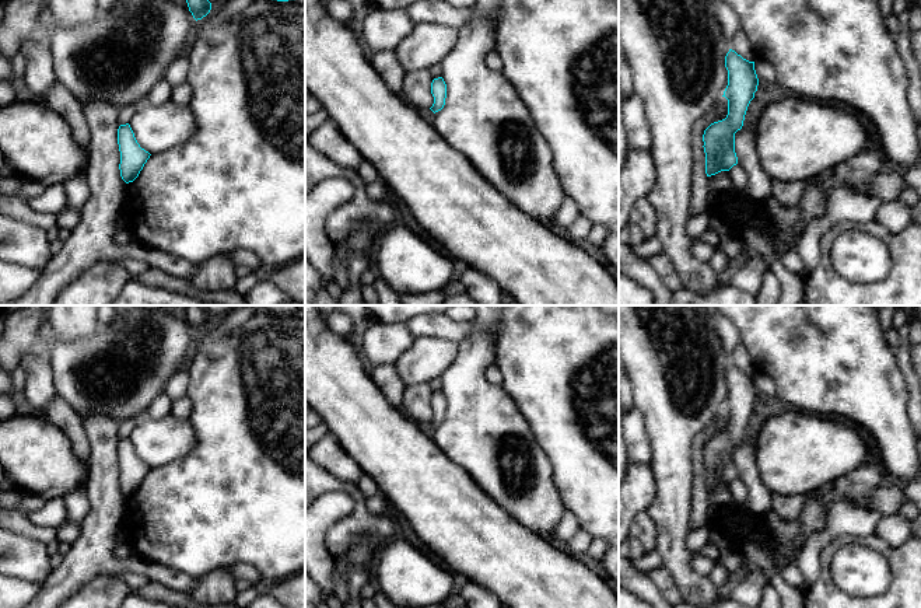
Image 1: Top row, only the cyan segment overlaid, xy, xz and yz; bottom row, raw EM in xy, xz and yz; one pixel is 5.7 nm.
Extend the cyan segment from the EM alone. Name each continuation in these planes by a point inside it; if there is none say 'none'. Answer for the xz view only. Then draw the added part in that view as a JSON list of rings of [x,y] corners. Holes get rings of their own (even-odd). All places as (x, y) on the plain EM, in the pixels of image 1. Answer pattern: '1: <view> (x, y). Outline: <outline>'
none

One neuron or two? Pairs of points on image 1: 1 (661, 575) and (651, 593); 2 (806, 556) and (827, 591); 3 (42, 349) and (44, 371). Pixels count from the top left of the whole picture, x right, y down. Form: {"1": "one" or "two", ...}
{"1": "two", "2": "two", "3": "two"}

